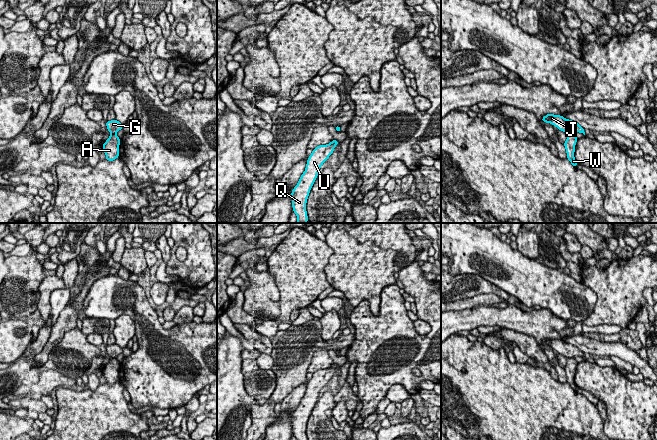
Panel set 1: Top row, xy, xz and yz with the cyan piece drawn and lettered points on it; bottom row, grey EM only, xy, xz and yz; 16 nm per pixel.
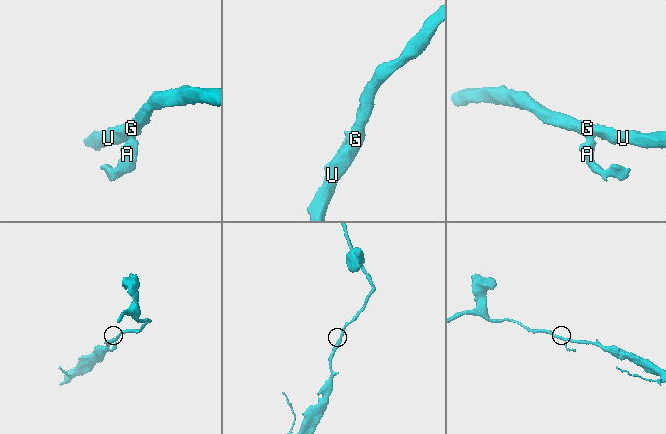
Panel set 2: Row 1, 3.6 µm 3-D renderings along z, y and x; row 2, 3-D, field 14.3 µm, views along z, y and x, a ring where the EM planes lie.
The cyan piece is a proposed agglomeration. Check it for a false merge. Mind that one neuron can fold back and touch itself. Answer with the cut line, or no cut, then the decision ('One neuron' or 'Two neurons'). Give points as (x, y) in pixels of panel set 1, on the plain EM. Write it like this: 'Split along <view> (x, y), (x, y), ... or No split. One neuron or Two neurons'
Split along yz (573, 356), (568, 358). Two neurons

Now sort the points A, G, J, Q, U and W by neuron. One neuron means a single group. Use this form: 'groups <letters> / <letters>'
groups A W / G J Q U

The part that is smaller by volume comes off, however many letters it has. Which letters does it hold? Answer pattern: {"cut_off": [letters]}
{"cut_off": ["A", "W"]}

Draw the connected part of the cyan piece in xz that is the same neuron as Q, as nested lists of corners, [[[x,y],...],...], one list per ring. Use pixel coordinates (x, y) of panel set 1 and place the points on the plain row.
[[[334,363],[327,369],[317,370],[308,381],[305,395],[291,417],[293,436],[297,440],[307,440],[306,427],[311,411],[318,400],[320,391],[327,385],[338,367]]]

